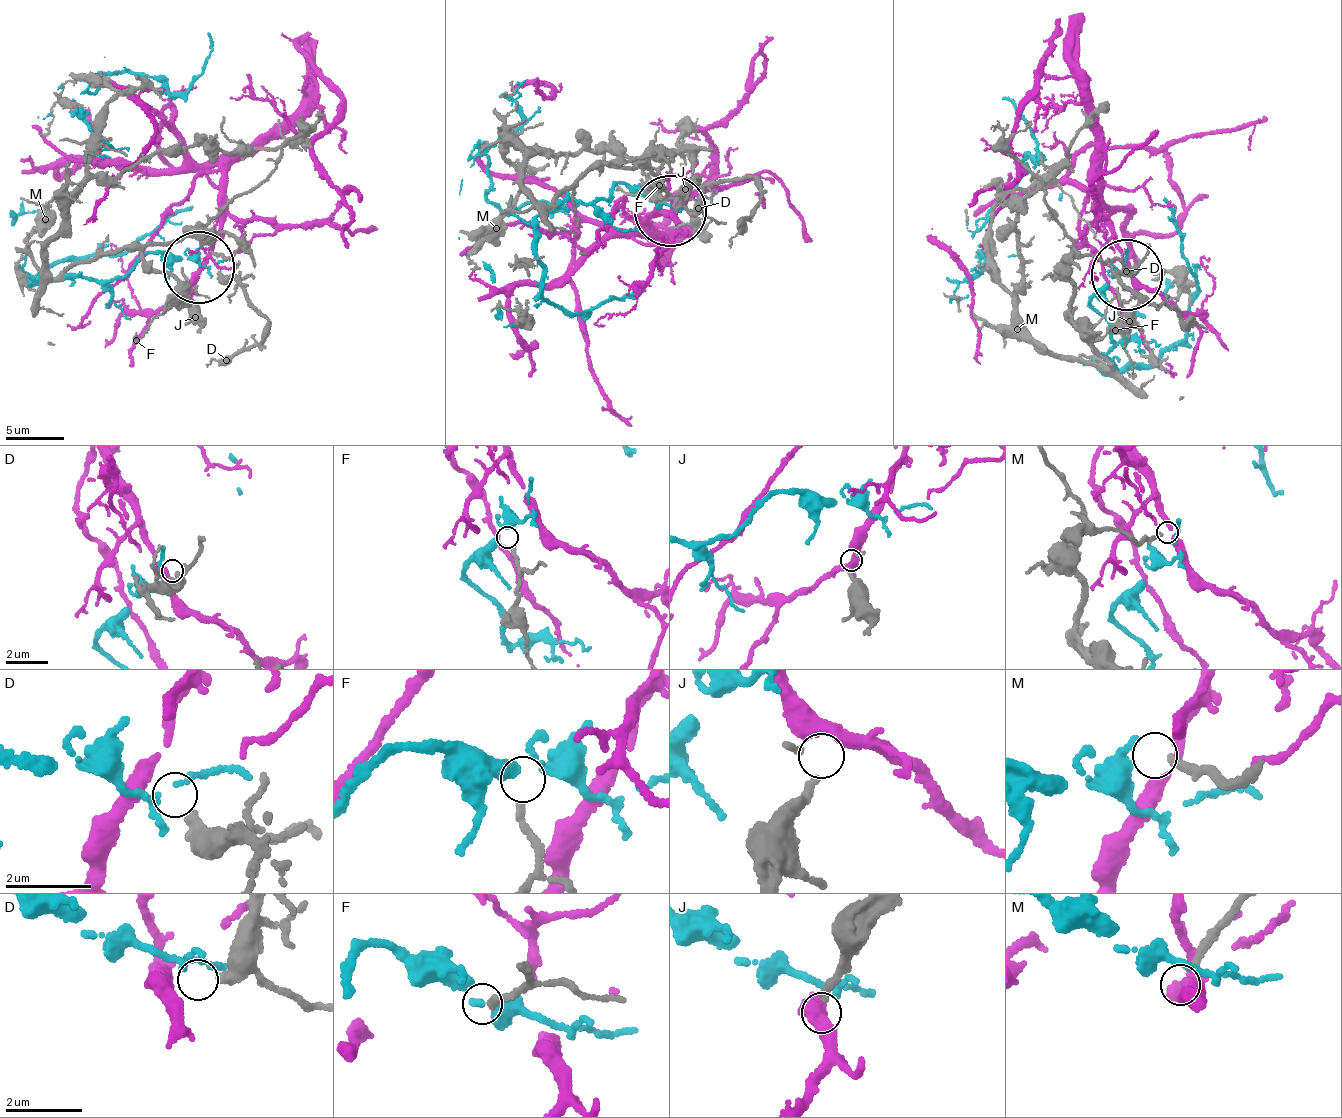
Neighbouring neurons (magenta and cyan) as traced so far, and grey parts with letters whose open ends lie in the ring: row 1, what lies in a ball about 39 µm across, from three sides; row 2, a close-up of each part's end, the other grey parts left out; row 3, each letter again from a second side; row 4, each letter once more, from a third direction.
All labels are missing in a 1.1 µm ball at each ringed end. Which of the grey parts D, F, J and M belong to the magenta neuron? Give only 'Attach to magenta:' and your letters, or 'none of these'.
Attach to magenta: none of these

